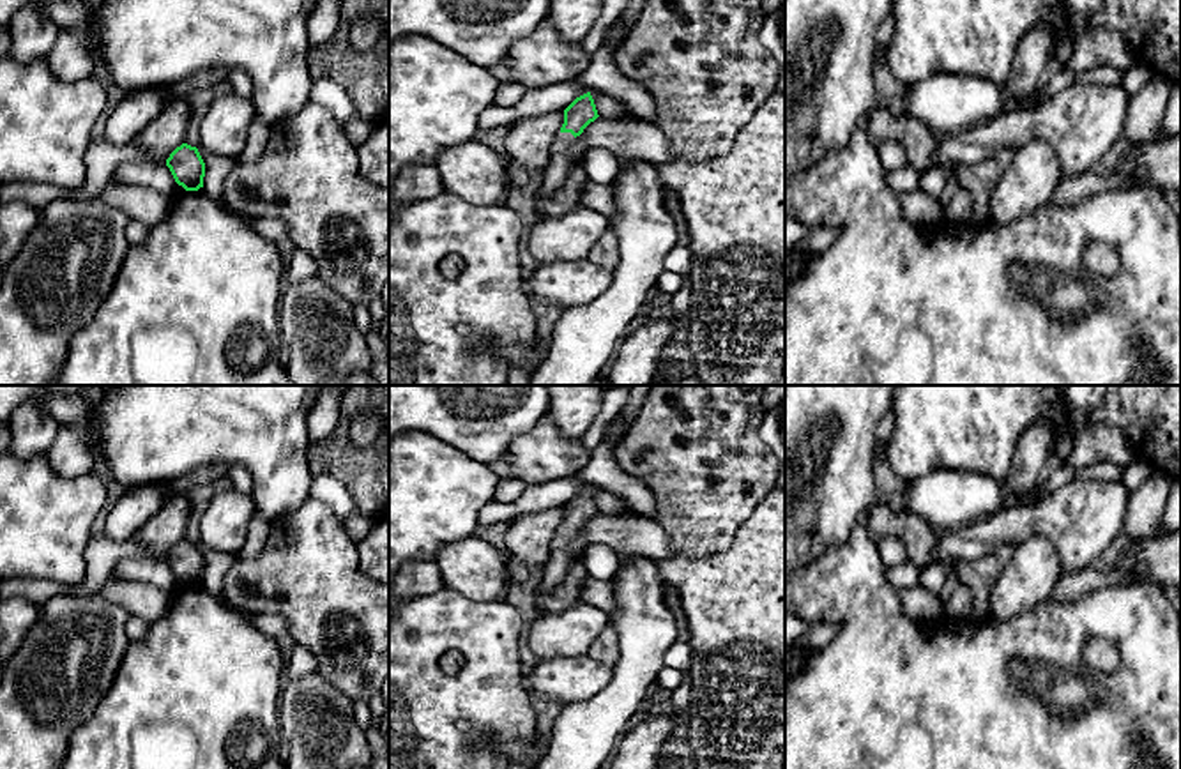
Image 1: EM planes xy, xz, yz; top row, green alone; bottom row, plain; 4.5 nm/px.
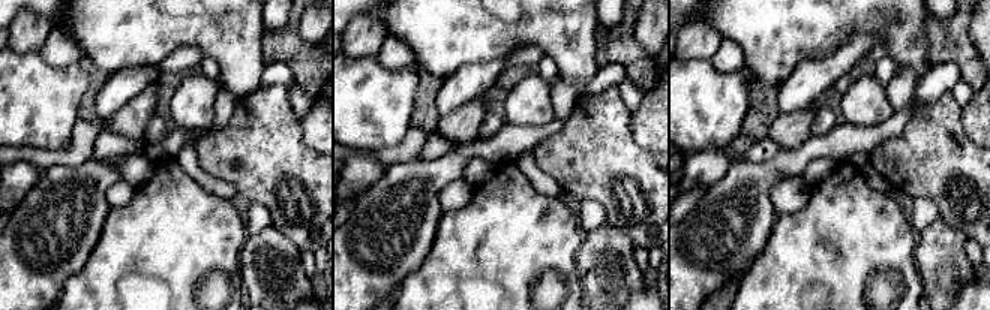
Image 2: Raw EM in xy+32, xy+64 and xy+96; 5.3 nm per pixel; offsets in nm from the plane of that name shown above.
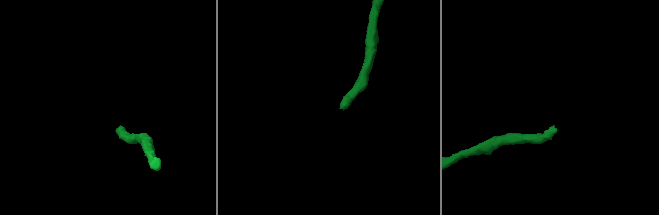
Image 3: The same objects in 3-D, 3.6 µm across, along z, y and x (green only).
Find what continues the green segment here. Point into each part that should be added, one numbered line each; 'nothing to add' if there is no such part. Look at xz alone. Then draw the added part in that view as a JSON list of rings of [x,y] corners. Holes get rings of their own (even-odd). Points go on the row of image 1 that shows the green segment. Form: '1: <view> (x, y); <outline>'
1: xz (559, 159); [[[559,133],[555,136],[555,141],[552,145],[552,154],[550,154],[550,164],[543,171],[543,182],[537,189],[537,196],[534,202],[536,209],[536,219],[545,219],[545,212],[541,210],[541,202],[545,200],[546,194],[553,193],[559,184],[566,179],[566,173],[575,161],[568,150],[571,145],[576,141],[576,138],[571,133]]]

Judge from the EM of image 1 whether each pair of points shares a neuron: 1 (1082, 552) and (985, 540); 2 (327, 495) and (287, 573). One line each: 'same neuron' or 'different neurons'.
1: same neuron
2: different neurons

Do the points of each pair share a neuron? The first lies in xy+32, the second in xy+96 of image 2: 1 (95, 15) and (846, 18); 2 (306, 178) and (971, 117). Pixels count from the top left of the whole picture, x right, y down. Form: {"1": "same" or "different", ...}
{"1": "same", "2": "different"}

